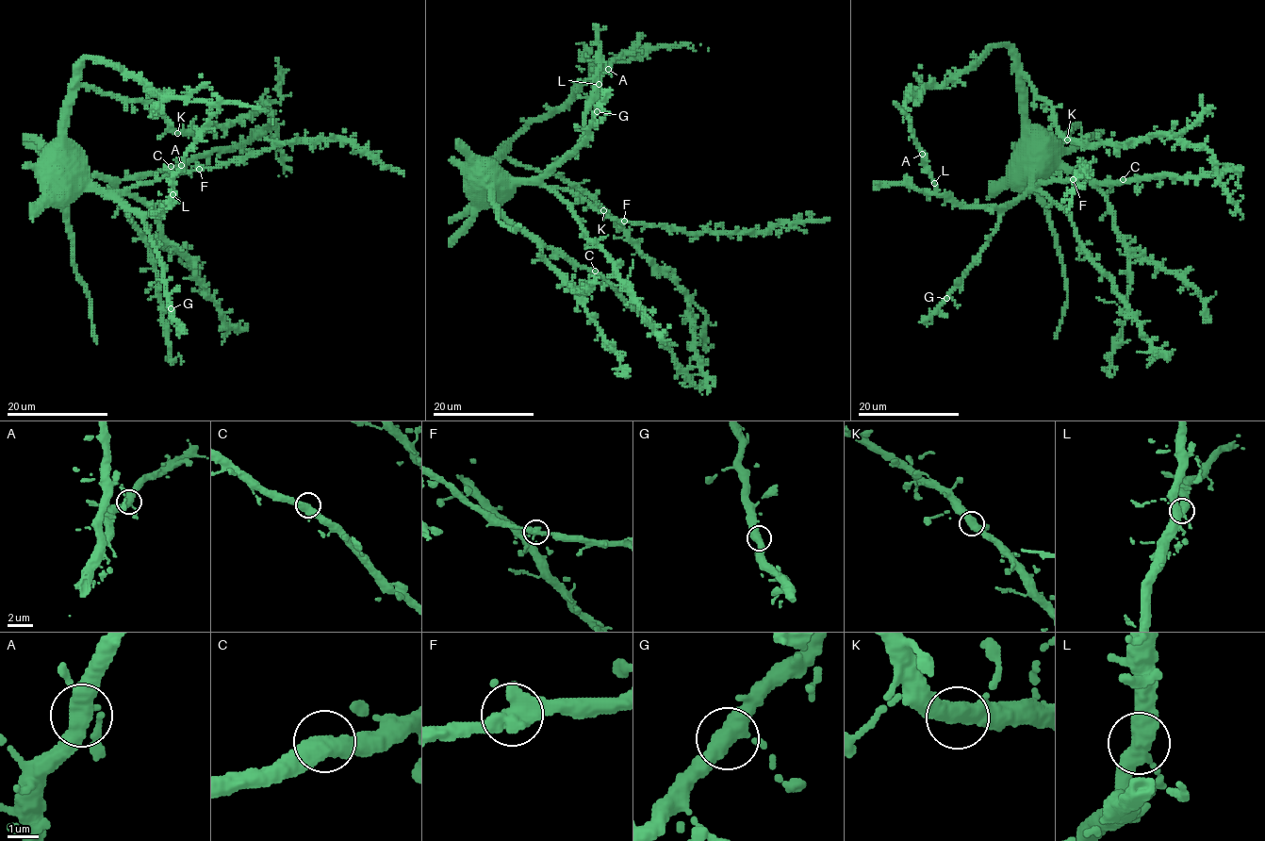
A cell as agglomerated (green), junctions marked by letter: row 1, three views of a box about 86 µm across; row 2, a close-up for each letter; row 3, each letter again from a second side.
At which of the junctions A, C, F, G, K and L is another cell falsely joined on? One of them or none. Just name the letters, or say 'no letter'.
no letter

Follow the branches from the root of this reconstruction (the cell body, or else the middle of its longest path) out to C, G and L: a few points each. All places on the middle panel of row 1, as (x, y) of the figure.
C: (494, 162), (491, 183), (501, 211), (546, 246), (560, 250), (577, 264), (595, 271)
G: (494, 162), (491, 169), (504, 171), (512, 179), (533, 181), (584, 142), (592, 117), (597, 111)
L: (494, 162), (491, 169), (504, 171), (512, 179), (533, 181), (544, 175), (579, 142), (588, 96), (599, 84)

